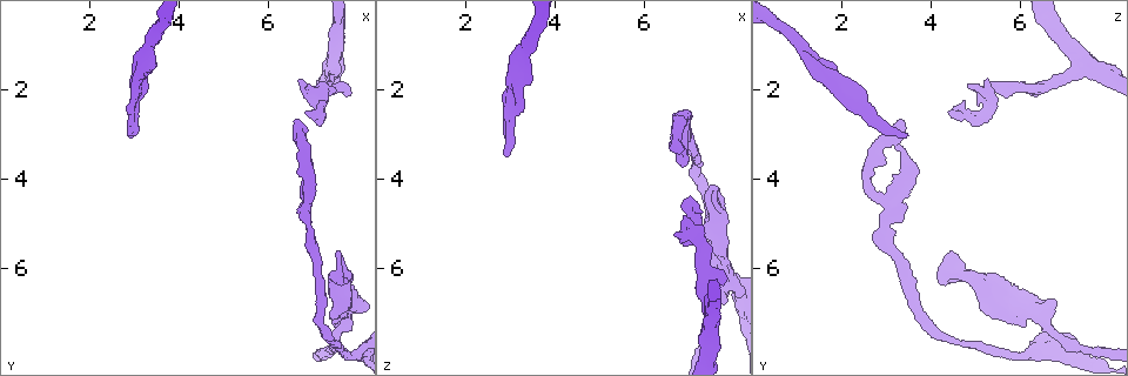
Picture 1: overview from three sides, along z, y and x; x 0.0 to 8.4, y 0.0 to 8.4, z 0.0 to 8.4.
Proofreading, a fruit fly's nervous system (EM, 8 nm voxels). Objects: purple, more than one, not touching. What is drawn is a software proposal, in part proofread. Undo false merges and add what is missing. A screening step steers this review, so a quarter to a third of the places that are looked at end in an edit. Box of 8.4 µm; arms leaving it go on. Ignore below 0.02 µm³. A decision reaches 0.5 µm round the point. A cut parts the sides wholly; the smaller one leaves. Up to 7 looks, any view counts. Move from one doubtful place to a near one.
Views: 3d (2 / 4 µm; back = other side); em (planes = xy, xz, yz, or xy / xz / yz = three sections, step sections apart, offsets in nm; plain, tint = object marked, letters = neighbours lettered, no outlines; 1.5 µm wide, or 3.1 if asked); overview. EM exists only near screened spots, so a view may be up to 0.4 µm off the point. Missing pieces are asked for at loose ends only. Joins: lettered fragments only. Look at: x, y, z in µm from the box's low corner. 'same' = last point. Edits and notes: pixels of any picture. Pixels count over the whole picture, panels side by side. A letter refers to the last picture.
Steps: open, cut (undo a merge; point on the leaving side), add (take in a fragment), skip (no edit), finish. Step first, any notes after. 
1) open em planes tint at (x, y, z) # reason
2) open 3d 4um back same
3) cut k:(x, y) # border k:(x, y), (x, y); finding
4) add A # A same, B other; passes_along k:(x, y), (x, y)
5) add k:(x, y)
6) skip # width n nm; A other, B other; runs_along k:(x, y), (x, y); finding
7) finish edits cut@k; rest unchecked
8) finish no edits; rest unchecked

open 3d 4um at (6.85, 4.85, 3.05) # narrows sharply

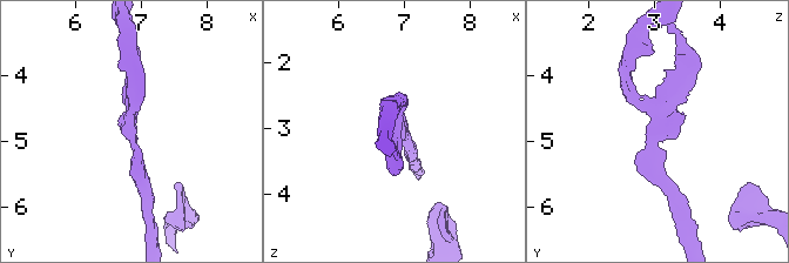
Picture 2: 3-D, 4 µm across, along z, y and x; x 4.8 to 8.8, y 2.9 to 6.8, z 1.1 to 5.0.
open em planes tint at (6.85, 4.85, 3.00)

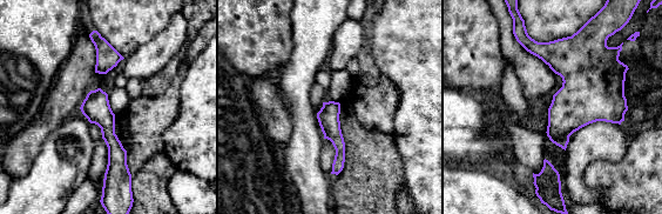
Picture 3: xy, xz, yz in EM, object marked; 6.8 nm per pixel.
open em planes letters same # see the neighbours

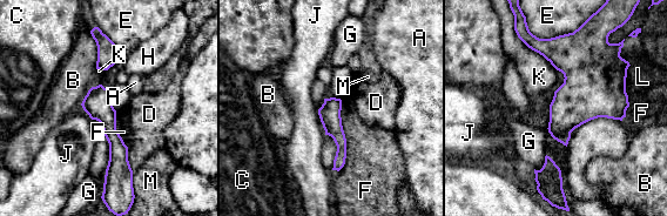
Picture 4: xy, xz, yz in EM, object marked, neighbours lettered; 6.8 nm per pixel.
skip # width 150 nm; A other, B other, C other, D other, E other, F other, G other, H other, J other, K other, L other, M other; runs_along 4:(99, 88), (113, 174); continuous, no second neuron

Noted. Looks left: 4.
open 3d 2um at (6.65, 2.60, 3.40) # long arm stops here

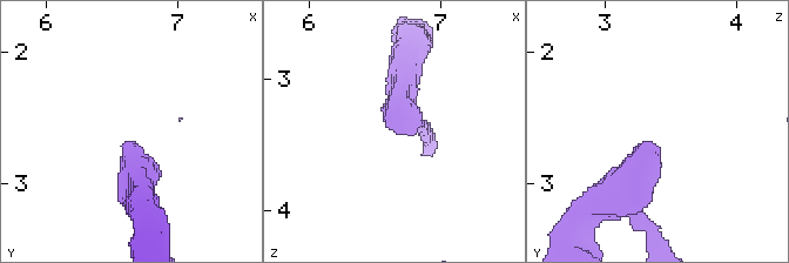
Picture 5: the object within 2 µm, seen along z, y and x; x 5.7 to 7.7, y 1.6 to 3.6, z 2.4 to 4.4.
open em yz step 4 letters at (6.66, 2.64, 3.32) # need the tissue

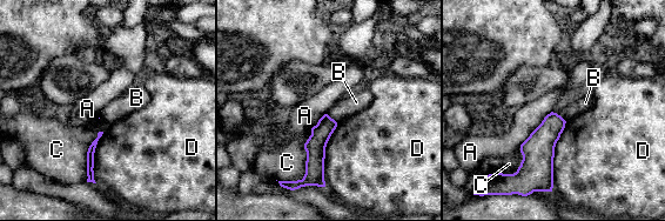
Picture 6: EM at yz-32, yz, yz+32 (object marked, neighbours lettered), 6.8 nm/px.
open em planes letters same

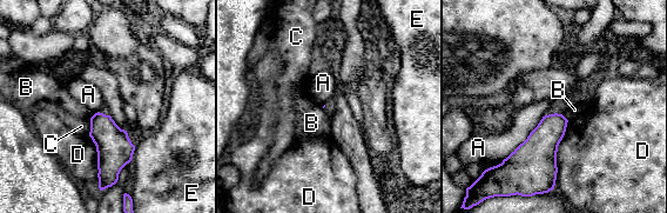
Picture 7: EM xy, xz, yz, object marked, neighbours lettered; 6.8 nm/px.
skip # A other, B other, C other, D other, E other; border 7:(545, 115), (530, 134), (502, 160); none of them fits

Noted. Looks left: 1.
finish no edits; rest unchecked

